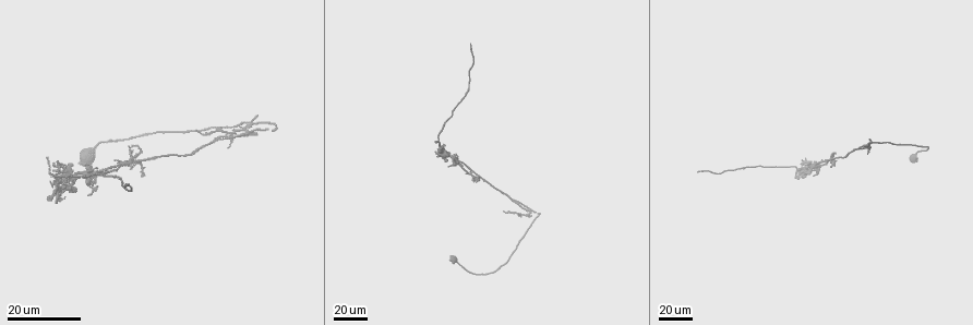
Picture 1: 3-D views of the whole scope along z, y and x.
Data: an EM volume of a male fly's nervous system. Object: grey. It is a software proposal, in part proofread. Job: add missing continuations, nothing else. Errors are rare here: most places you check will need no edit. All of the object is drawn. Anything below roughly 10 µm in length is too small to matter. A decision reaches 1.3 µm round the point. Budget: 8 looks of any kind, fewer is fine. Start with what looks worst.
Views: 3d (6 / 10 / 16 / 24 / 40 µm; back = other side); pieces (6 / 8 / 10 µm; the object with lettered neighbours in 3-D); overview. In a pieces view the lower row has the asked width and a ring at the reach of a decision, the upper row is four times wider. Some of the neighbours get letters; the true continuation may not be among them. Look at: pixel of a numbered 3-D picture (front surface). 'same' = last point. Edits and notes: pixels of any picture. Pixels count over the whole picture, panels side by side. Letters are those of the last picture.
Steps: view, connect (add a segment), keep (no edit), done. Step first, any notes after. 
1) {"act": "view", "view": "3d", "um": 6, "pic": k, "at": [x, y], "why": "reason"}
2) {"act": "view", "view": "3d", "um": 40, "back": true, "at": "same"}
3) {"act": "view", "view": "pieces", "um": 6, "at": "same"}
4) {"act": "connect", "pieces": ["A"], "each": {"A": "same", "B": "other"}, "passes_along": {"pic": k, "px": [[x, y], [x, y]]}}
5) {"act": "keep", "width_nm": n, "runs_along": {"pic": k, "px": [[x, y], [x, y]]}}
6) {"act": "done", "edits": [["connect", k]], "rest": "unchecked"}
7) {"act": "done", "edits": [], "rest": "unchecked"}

{"act": "view", "view": "3d", "um": 40, "pic": 1, "at": [813, 172], "why": "an open end"}

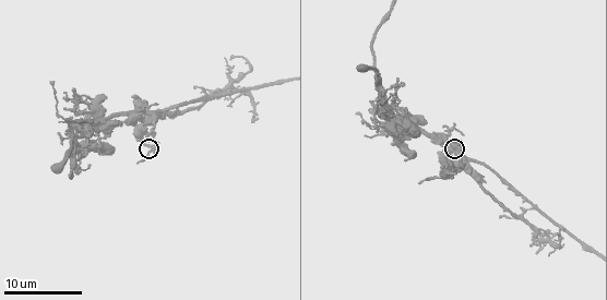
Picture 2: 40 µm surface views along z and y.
{"act": "view", "view": "pieces", "um": 6, "pic": 2, "at": [148, 139], "why": "see the neighbours"}

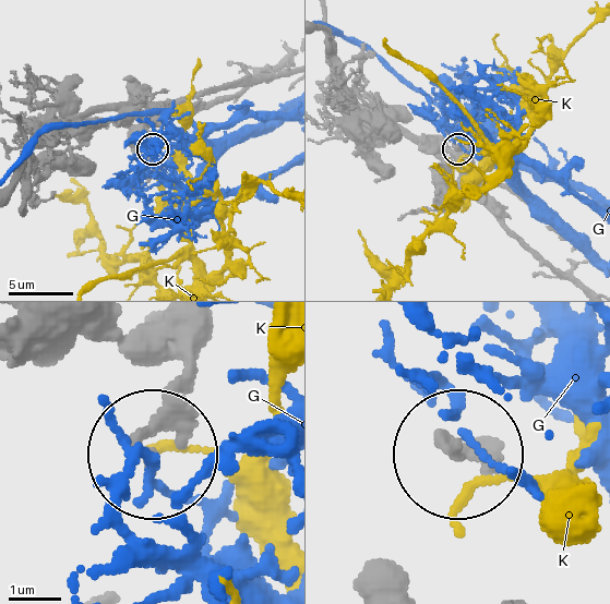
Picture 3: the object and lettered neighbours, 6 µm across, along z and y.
{"act": "keep", "each": {"G": "other", "K": "other"}, "found": "none of them fits"}

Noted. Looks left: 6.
{"act": "view", "view": "pieces", "um": 6, "pic": 2, "at": [366, 121], "why": "thin end"}

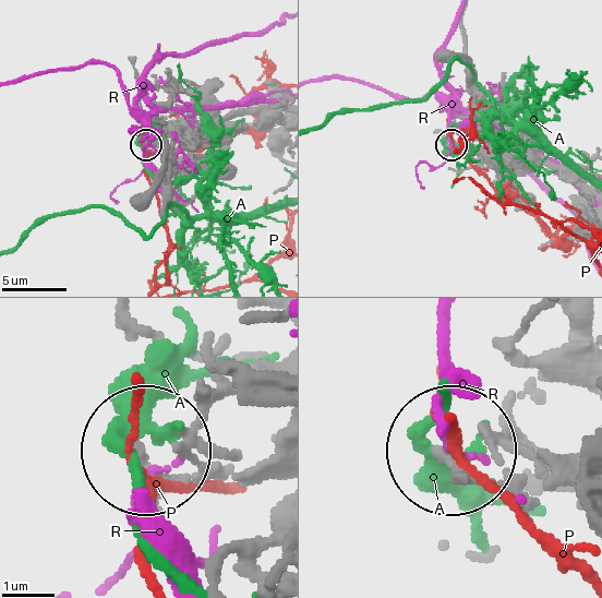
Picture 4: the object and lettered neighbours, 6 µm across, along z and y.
{"act": "keep", "width_nm": 190, "each": {"A": "other", "P": "other", "R": "other"}, "runs_along": {"pic": 4, "px": [[574, 465], [482, 478], [448, 456]]}, "found": "no lettered segment goes on from it"}

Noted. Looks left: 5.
{"act": "view", "view": "pieces", "um": 10, "pic": 2, "at": [415, 136], "why": "free end"}

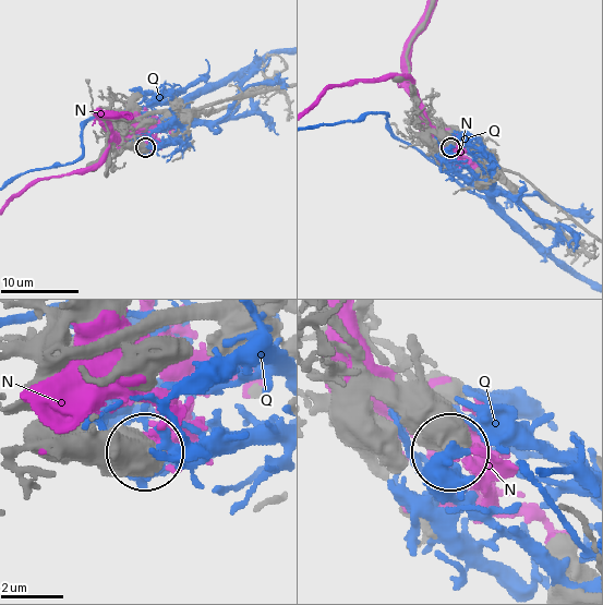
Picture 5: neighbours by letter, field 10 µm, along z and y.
{"act": "keep", "each": {"N": "other", "Q": "other"}, "found": "none of them fits"}

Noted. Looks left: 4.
{"act": "view", "view": "pieces", "um": 8, "pic": 2, "at": [132, 95], "why": "branch stops here"}

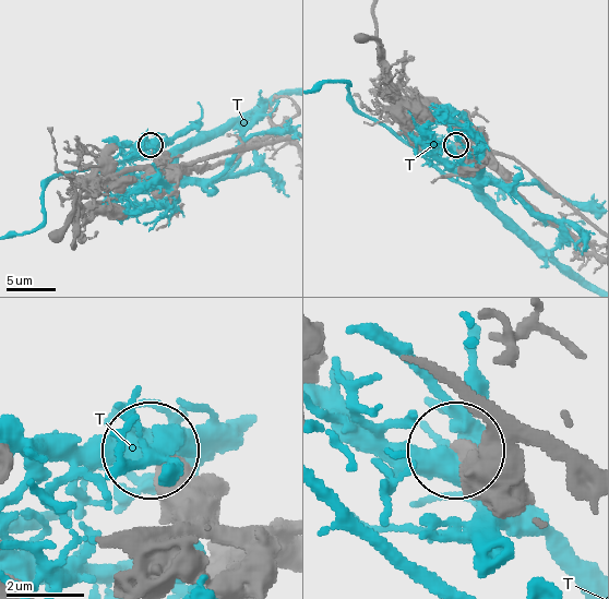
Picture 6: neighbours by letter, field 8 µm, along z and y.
{"act": "keep", "each": {"T": "other"}, "runs_along": {"pic": 6, "px": [[524, 454], [465, 451]]}, "found": "no lettered segment goes on from it"}

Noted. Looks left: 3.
{"act": "done", "edits": [], "rest": "unchecked"}

